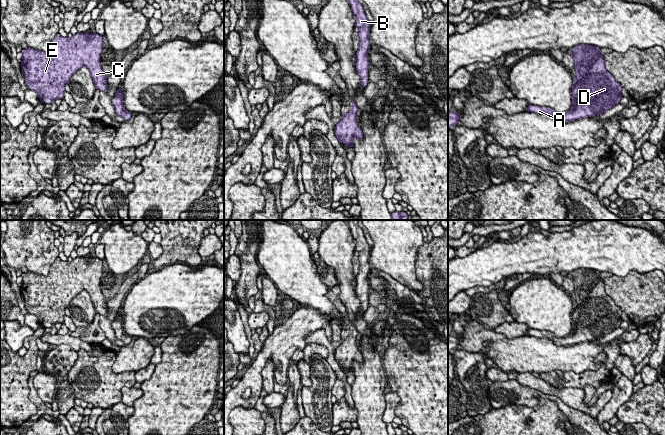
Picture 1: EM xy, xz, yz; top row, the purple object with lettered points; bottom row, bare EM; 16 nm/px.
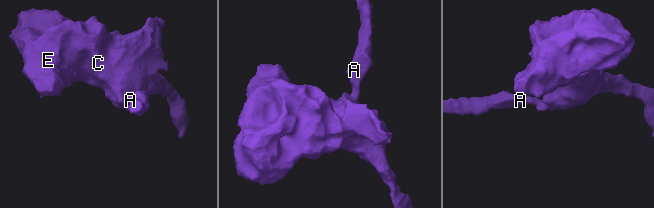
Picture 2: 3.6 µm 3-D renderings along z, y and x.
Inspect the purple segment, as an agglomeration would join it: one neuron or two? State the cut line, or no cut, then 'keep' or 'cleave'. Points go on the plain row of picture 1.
cut none; keep

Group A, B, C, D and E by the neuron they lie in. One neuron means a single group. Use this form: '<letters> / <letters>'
A B C D E

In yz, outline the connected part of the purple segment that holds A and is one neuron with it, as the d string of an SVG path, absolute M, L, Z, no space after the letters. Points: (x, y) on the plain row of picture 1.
M579 268L572 272L575 298L572 307L572 331L566 337L556 337L549 331L529 329L525 335L556 340L557 346L575 345L586 341L597 341L620 327L622 310L606 294L604 279L598 270Z

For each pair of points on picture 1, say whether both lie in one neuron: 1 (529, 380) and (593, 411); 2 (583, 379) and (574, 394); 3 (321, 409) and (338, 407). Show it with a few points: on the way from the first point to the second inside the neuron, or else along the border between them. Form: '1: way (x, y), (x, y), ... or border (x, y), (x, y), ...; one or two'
1: way (545, 388), (569, 395), (577, 402); one
2: border (554, 386), (560, 388), (578, 387), (583, 390); two
3: border (333, 404), (332, 424); two

